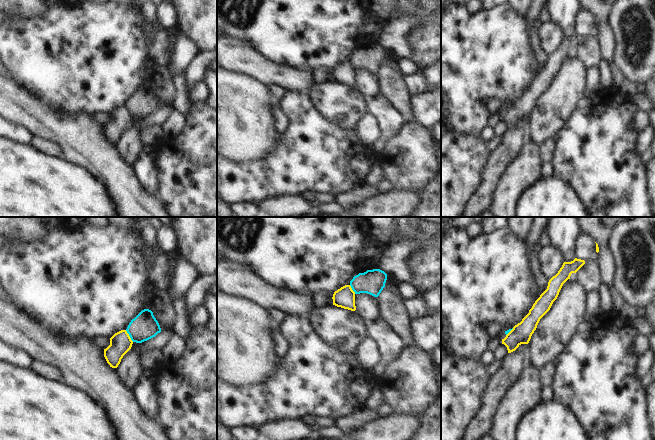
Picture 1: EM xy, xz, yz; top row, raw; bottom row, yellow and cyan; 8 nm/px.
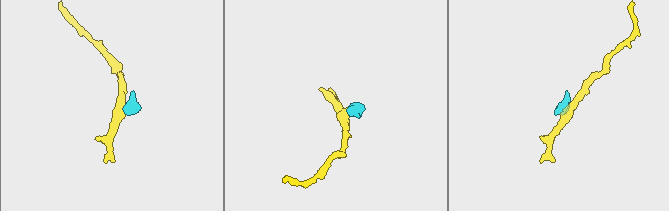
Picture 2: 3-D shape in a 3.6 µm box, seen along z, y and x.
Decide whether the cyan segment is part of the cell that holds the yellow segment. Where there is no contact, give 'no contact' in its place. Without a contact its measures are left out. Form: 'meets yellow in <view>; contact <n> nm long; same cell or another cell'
meets yellow in xy; contact 120 nm long; another cell

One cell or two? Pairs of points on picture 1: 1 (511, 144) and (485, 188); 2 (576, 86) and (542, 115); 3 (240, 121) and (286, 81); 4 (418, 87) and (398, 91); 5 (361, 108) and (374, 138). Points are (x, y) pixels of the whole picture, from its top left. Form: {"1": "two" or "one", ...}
{"1": "one", "2": "one", "3": "two", "4": "two", "5": "two"}

